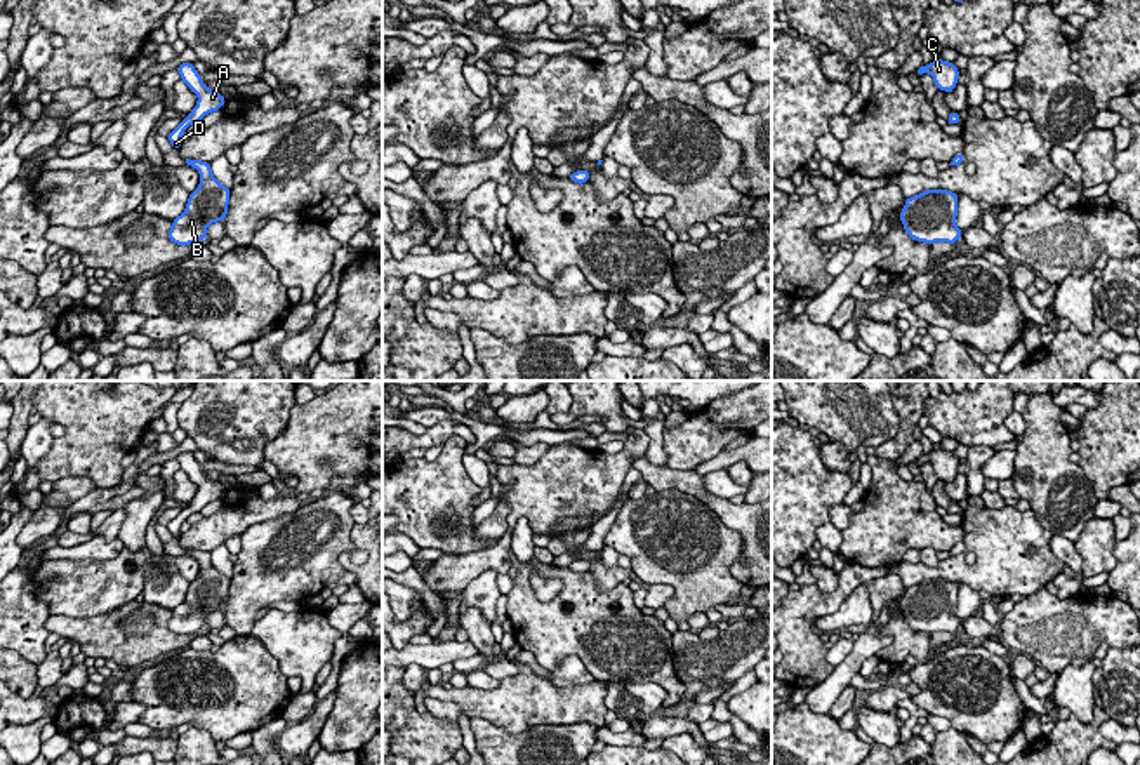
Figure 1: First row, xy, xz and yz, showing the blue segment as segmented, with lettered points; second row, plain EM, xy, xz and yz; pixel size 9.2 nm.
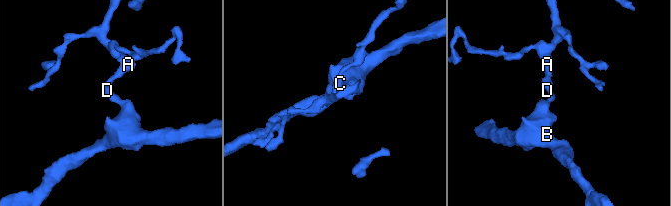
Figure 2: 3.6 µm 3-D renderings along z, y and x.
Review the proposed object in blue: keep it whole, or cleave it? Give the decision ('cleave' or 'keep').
keep

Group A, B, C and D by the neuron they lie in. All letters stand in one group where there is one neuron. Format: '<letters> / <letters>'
A B C D

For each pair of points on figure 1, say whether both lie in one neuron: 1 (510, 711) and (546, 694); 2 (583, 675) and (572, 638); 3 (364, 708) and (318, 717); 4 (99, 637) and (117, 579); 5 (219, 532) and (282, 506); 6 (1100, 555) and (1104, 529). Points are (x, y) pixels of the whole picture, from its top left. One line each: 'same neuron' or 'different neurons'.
1: same neuron
2: different neurons
3: different neurons
4: different neurons
5: same neuron
6: same neuron

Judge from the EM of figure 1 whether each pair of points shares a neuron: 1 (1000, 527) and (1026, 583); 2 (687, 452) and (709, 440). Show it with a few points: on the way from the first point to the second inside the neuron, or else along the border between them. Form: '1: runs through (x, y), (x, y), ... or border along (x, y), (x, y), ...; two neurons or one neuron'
1: runs through (1005, 541), (1024, 569); one neuron
2: runs through (692, 447), (704, 440); one neuron

